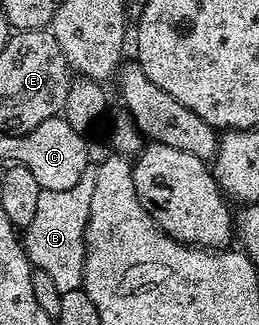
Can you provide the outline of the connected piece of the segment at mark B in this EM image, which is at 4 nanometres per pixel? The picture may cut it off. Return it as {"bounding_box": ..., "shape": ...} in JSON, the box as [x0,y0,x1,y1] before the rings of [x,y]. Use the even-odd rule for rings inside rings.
{"bounding_box":[21,174,93,294],"shape":[[[87,174],[87,178],[77,180],[73,188],[79,190],[79,194],[75,194],[79,210],[59,210],[59,218],[51,218],[51,190],[43,190],[41,200],[37,200],[37,212],[33,215],[33,224],[25,227],[25,233],[21,238],[32,267],[40,275],[43,273],[56,286],[59,294],[78,290],[83,284],[85,228],[89,220],[89,200],[93,200],[91,174]]]}

